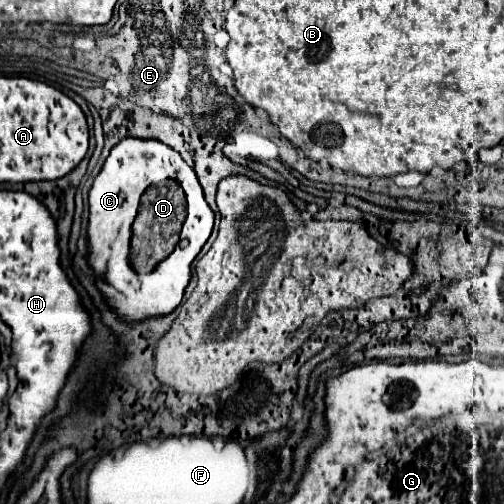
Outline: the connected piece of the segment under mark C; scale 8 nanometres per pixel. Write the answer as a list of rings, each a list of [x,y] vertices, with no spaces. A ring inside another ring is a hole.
[[[133,139],[119,141],[99,175],[93,179],[89,189],[89,223],[87,223],[87,263],[95,275],[95,285],[101,291],[109,309],[127,325],[135,325],[153,317],[163,317],[175,311],[183,299],[183,293],[191,281],[191,263],[203,249],[205,241],[213,231],[215,213],[203,197],[203,189],[195,171],[183,161],[183,157],[155,139]],[[159,179],[175,179],[183,183],[187,191],[189,213],[183,223],[181,239],[187,239],[187,247],[175,247],[175,251],[155,267],[155,271],[131,271],[127,263],[131,243],[131,219],[139,207],[139,195]]]

